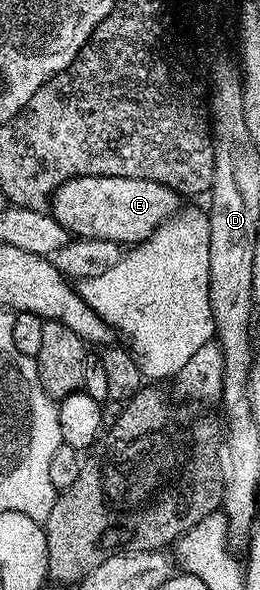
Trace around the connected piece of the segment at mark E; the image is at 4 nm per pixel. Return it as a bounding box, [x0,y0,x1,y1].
[50,176,181,248]

